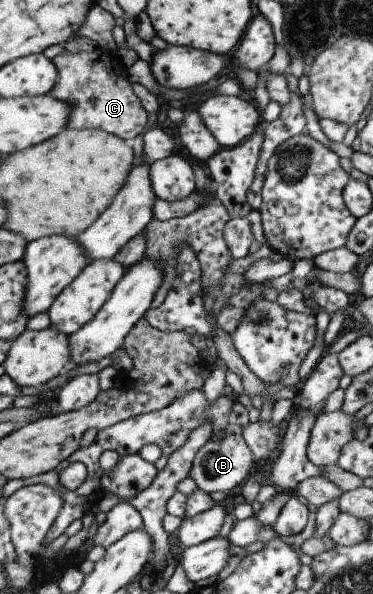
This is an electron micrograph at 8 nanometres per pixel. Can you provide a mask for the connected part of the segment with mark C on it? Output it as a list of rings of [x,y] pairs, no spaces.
[[[96,48],[92,52],[70,53],[65,51],[55,56],[53,61],[58,67],[60,76],[58,85],[49,94],[73,105],[72,119],[67,129],[99,128],[108,131],[110,134],[122,137],[130,143],[132,139],[137,139],[141,133],[149,129],[147,111],[141,105],[141,101],[135,95],[135,91],[131,89],[132,83],[130,82],[127,65],[122,64],[115,53],[116,50]]]

